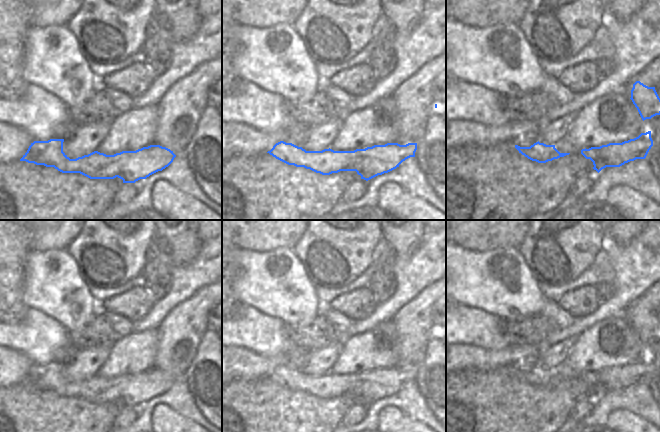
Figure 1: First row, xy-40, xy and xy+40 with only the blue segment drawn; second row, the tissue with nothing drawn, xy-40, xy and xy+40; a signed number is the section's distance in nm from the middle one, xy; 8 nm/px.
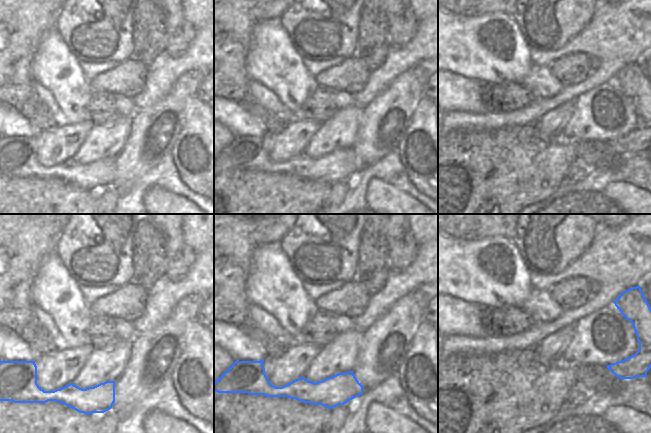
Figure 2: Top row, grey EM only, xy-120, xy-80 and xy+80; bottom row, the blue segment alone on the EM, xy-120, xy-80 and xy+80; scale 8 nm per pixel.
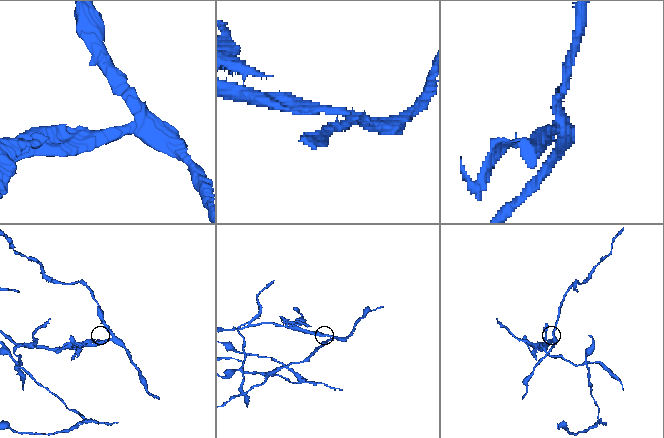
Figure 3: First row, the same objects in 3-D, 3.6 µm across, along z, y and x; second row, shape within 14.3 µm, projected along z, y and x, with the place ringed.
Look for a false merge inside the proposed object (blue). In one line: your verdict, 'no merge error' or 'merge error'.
merge error

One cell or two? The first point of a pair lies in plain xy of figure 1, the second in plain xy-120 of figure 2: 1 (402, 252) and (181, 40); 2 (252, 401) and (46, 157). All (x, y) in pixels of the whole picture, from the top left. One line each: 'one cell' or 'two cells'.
1: one cell
2: two cells

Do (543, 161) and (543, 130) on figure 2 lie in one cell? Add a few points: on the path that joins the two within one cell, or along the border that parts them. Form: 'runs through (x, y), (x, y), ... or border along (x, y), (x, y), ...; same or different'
border along (536, 124), (536, 134), (540, 138), (546, 139); different

